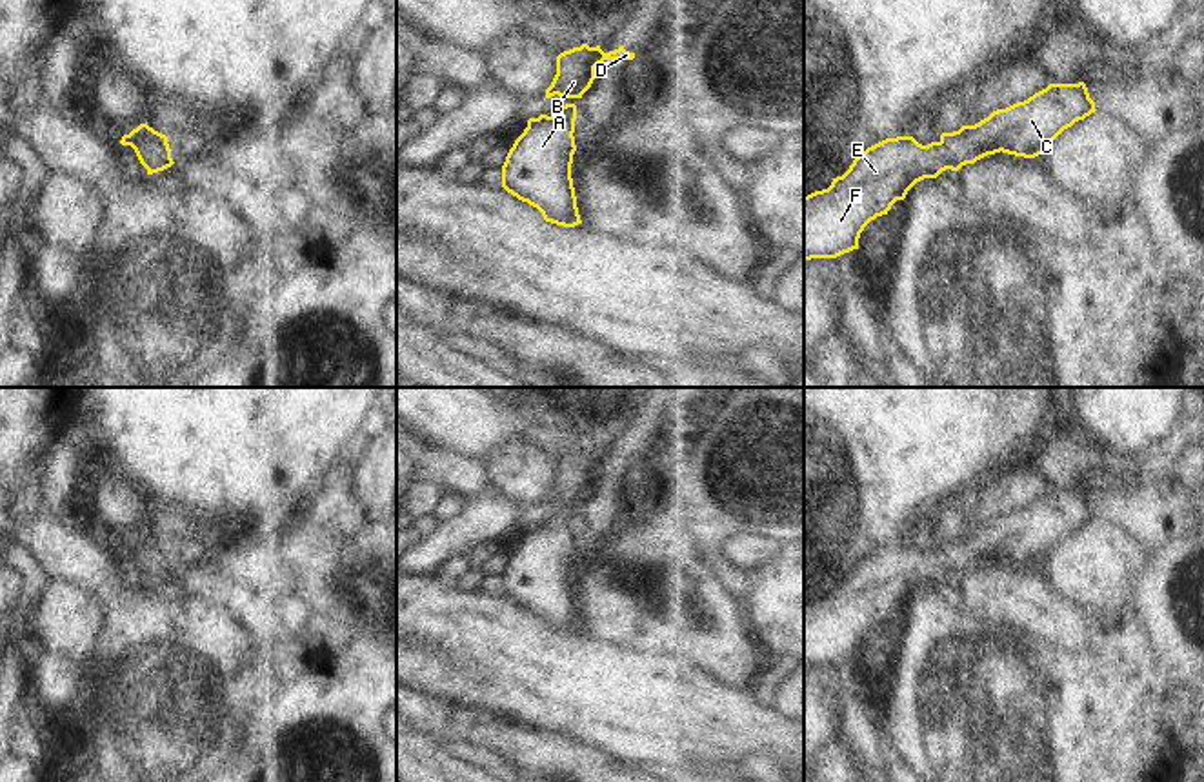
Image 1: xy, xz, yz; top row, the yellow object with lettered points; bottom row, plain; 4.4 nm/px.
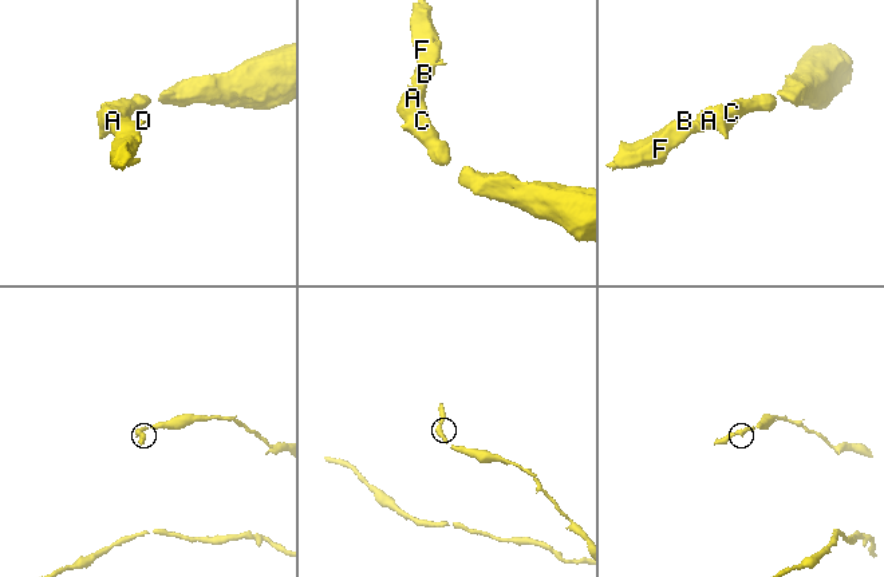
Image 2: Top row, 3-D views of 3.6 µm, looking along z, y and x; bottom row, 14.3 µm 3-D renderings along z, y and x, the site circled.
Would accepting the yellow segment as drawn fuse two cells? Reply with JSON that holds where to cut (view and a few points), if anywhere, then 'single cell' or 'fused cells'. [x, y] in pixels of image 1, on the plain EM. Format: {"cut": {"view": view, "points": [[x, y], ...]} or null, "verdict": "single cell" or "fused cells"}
{"cut": null, "verdict": "single cell"}

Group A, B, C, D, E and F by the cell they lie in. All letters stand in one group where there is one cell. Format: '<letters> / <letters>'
A B C D E F

